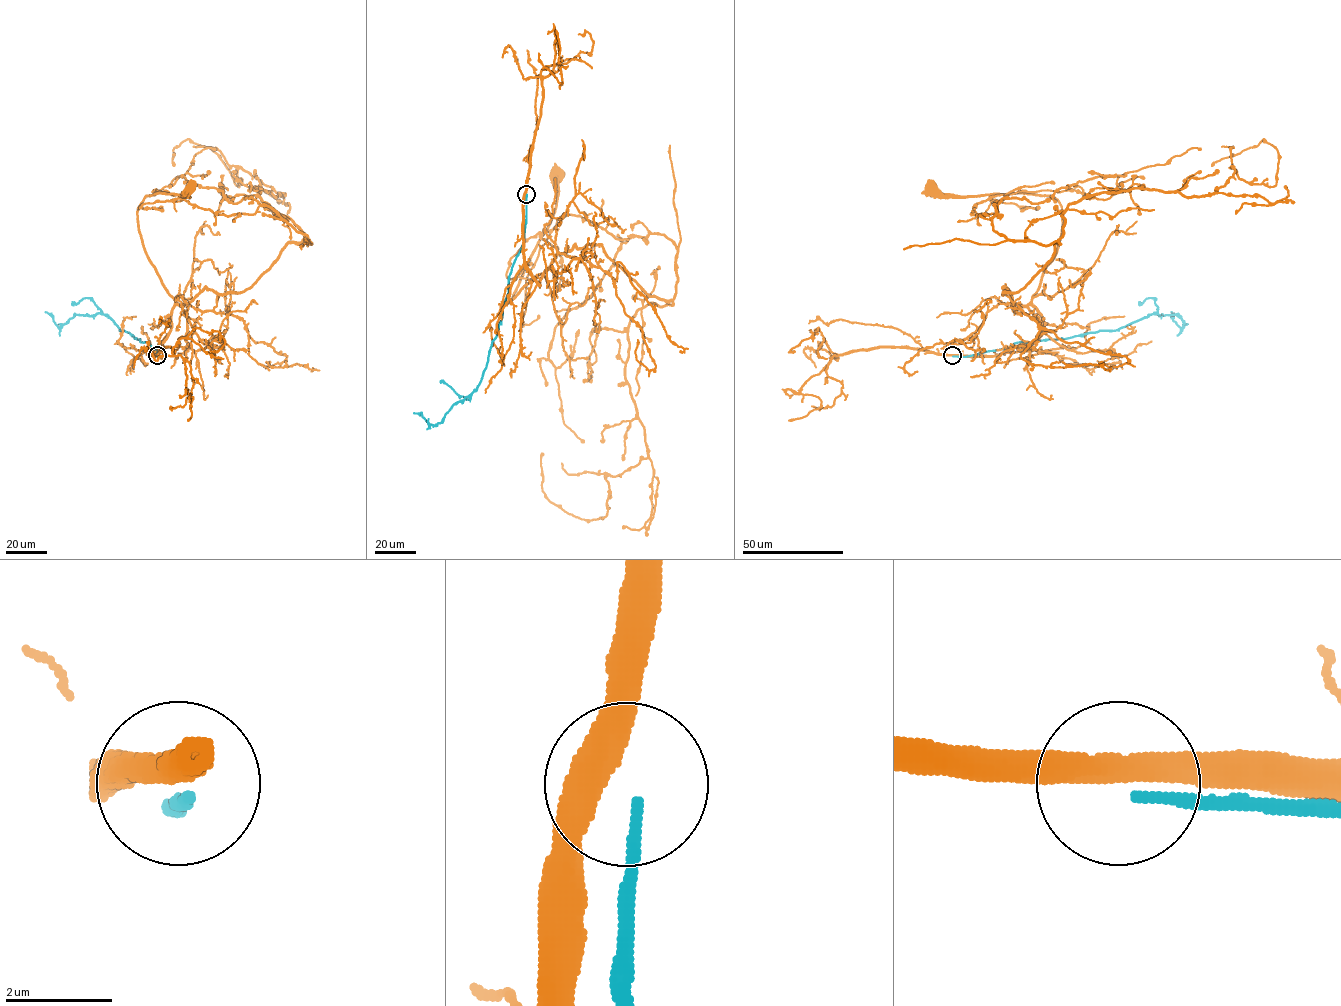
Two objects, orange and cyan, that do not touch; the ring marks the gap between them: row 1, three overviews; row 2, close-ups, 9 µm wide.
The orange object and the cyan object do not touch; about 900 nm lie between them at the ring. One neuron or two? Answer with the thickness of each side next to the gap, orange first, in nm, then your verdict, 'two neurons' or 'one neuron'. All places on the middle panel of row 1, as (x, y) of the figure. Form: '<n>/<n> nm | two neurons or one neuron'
500/190 nm | two neurons

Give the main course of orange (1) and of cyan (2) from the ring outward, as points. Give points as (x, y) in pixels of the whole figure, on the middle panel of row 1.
1: (526, 193), (525, 267), (540, 285), (543, 274), (506, 303), (511, 299), (554, 212), (558, 173)
2: (526, 194), (522, 245), (511, 268), (501, 323), (478, 387), (456, 402), (440, 422), (434, 425), (414, 412)

